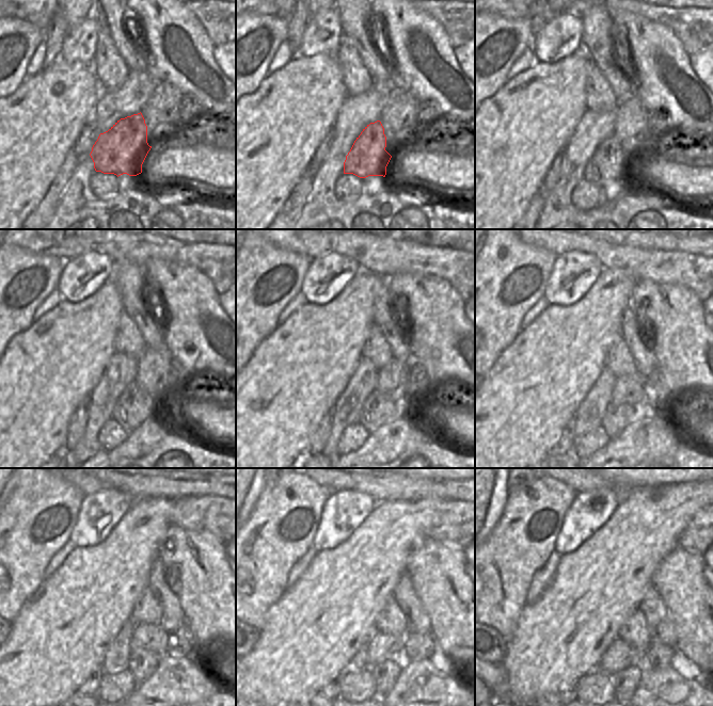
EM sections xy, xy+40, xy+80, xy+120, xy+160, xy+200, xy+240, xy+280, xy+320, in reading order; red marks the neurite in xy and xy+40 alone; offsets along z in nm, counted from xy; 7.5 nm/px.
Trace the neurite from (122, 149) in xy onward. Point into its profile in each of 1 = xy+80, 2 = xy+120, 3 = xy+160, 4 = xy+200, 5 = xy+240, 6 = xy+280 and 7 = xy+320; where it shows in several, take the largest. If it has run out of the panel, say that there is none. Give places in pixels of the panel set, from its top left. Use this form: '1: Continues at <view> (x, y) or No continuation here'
1: Continues at xy+80 (609, 160)
2: Continues at xy+120 (135, 405)
3: Continues at xy+160 (378, 410)
4: Continues at xy+200 (616, 418)
5: Continues at xy+240 (142, 663)
6: Continues at xy+280 (385, 674)
7: Continues at xy+320 (626, 682).

